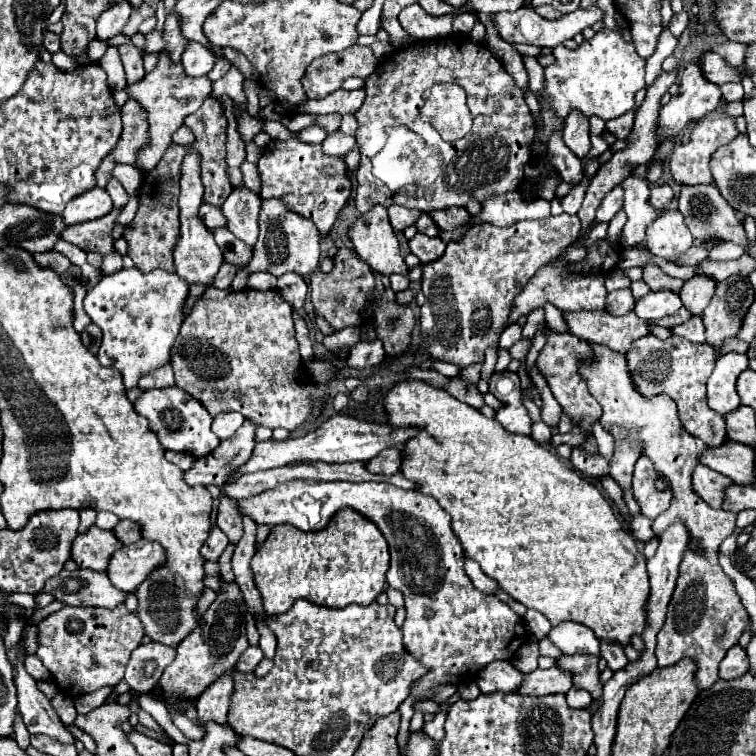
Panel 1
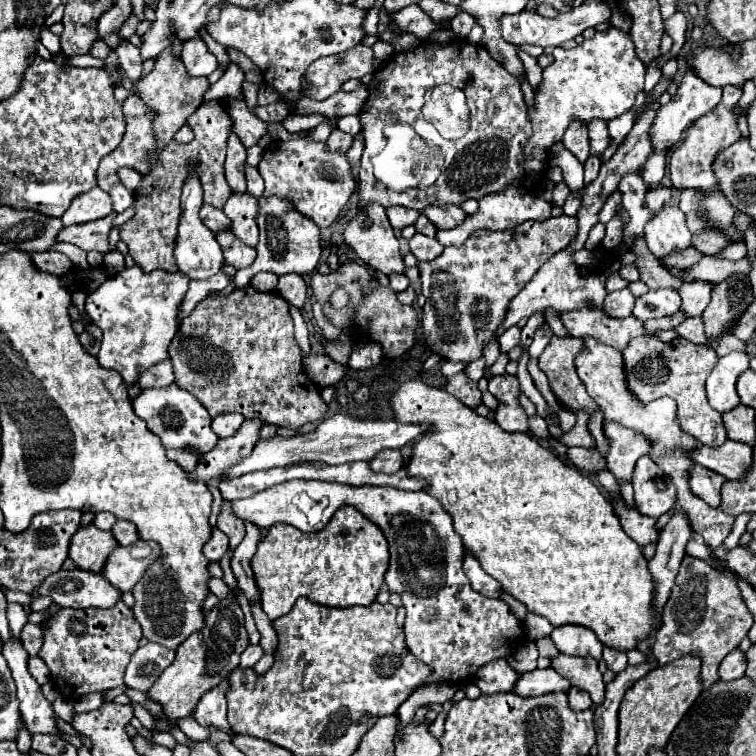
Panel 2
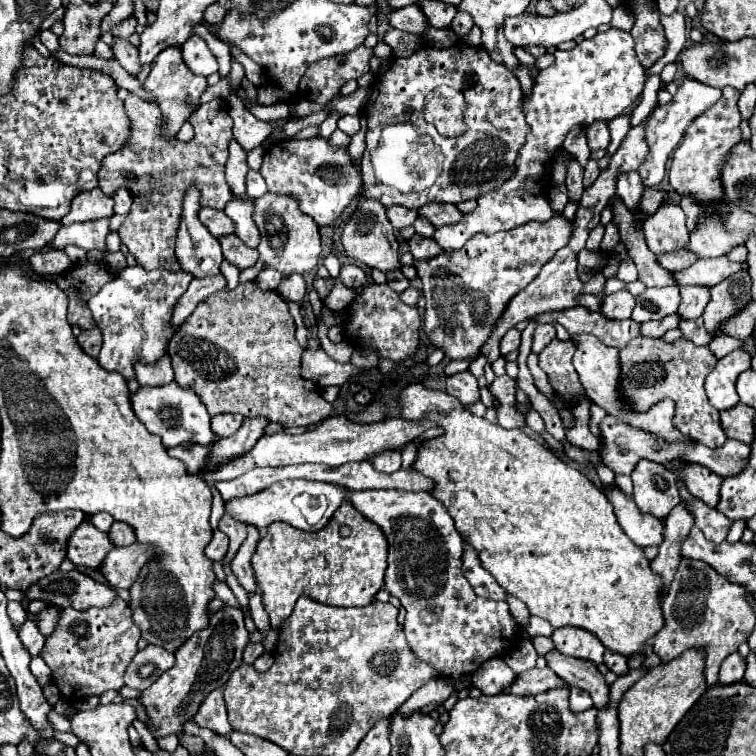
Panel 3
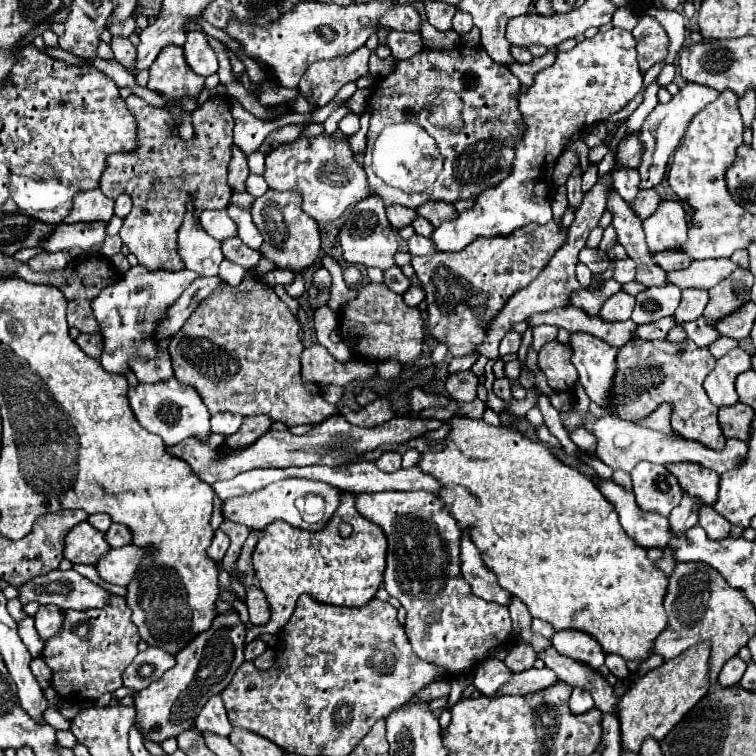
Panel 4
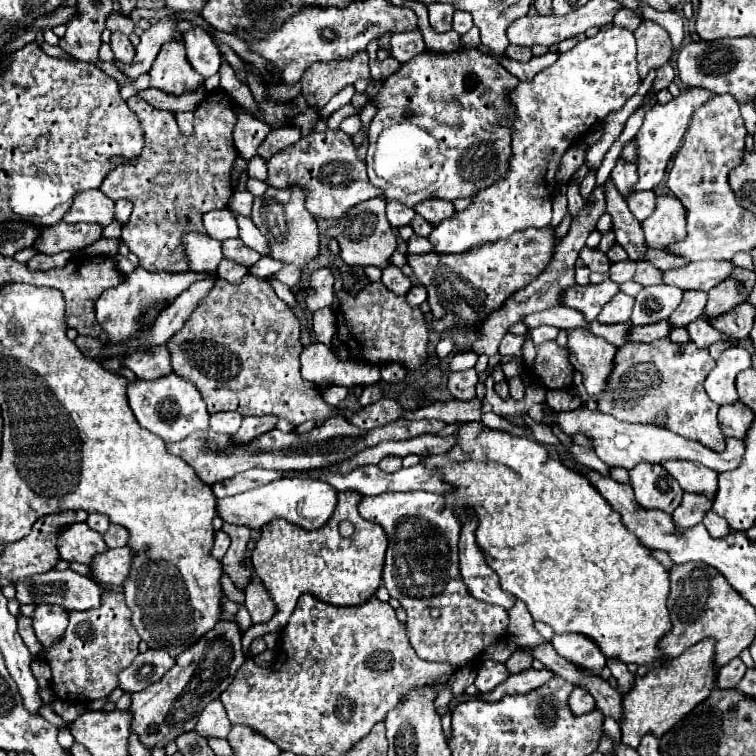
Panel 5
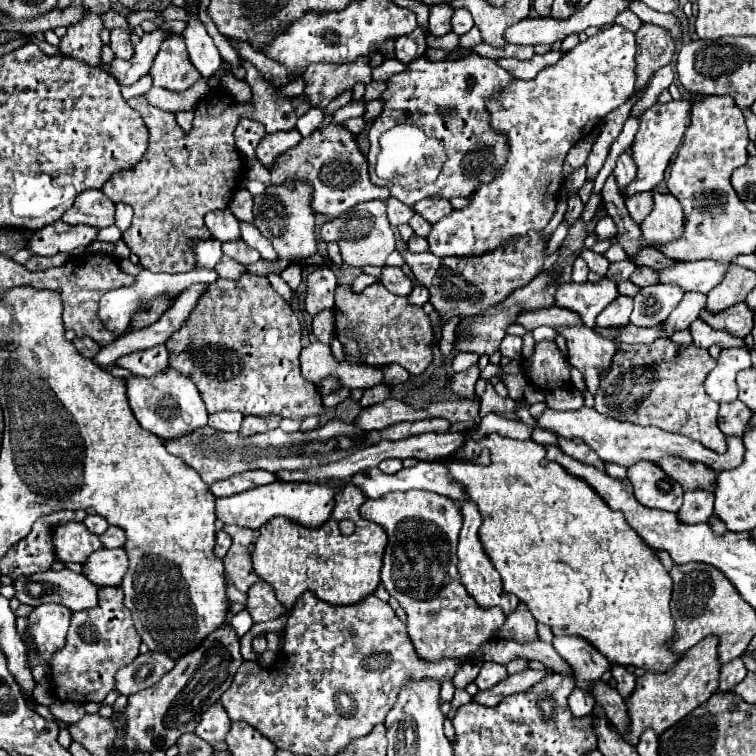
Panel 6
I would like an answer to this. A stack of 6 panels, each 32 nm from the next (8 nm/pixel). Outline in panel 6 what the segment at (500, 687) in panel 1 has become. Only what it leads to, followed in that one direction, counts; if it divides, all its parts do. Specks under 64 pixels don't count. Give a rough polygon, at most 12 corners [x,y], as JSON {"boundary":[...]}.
{"boundary":[[484,662],[474,684],[490,690],[508,672],[496,662]]}

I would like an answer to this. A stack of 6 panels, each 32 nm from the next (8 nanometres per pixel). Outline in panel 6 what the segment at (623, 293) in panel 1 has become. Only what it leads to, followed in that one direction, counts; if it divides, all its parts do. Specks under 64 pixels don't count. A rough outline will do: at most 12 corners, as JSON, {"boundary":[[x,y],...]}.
{"boundary":[[620,294],[596,326],[626,326],[632,314],[632,298]]}

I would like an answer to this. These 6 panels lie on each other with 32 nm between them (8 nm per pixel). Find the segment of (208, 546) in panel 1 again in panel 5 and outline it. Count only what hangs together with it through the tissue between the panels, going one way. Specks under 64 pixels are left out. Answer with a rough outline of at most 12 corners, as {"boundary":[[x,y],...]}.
{"boundary":[[222,530],[216,532],[214,546],[210,550],[212,558],[222,560],[230,538]]}

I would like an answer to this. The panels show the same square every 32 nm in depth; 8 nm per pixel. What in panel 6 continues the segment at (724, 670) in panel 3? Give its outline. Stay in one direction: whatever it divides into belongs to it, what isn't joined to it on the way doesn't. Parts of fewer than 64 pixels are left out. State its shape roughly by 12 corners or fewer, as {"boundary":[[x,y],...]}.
{"boundary":[[740,658],[720,668],[720,690],[732,690],[746,668]]}

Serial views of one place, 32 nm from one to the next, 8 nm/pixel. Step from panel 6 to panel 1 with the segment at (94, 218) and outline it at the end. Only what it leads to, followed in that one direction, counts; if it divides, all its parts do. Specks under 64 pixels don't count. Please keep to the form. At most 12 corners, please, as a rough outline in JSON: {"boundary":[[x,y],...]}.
{"boundary":[[104,188],[72,198],[62,212],[66,224],[106,216],[112,200]]}

